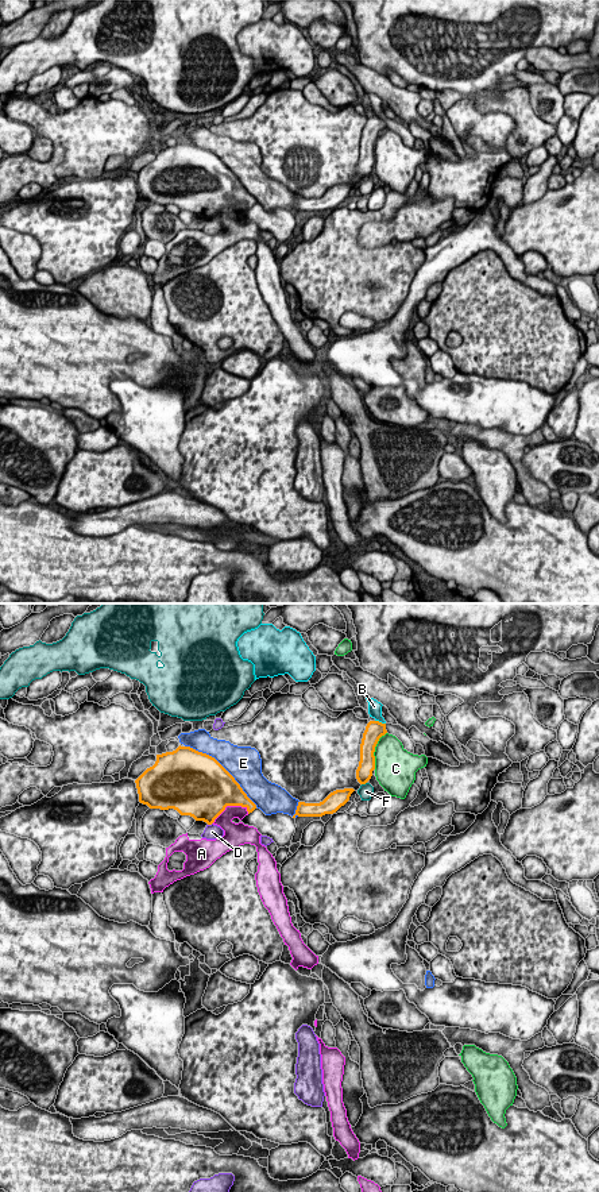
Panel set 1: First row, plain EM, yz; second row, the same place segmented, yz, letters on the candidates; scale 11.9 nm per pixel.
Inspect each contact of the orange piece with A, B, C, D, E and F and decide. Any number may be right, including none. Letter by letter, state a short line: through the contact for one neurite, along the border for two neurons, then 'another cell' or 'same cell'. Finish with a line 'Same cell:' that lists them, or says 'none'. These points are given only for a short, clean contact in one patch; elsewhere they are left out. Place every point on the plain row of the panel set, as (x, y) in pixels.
A: another cell
B: line yz (375, 115), (385, 119); another cell
C: another cell
D: another cell
E: another cell
F: another cell
Same cell: none

